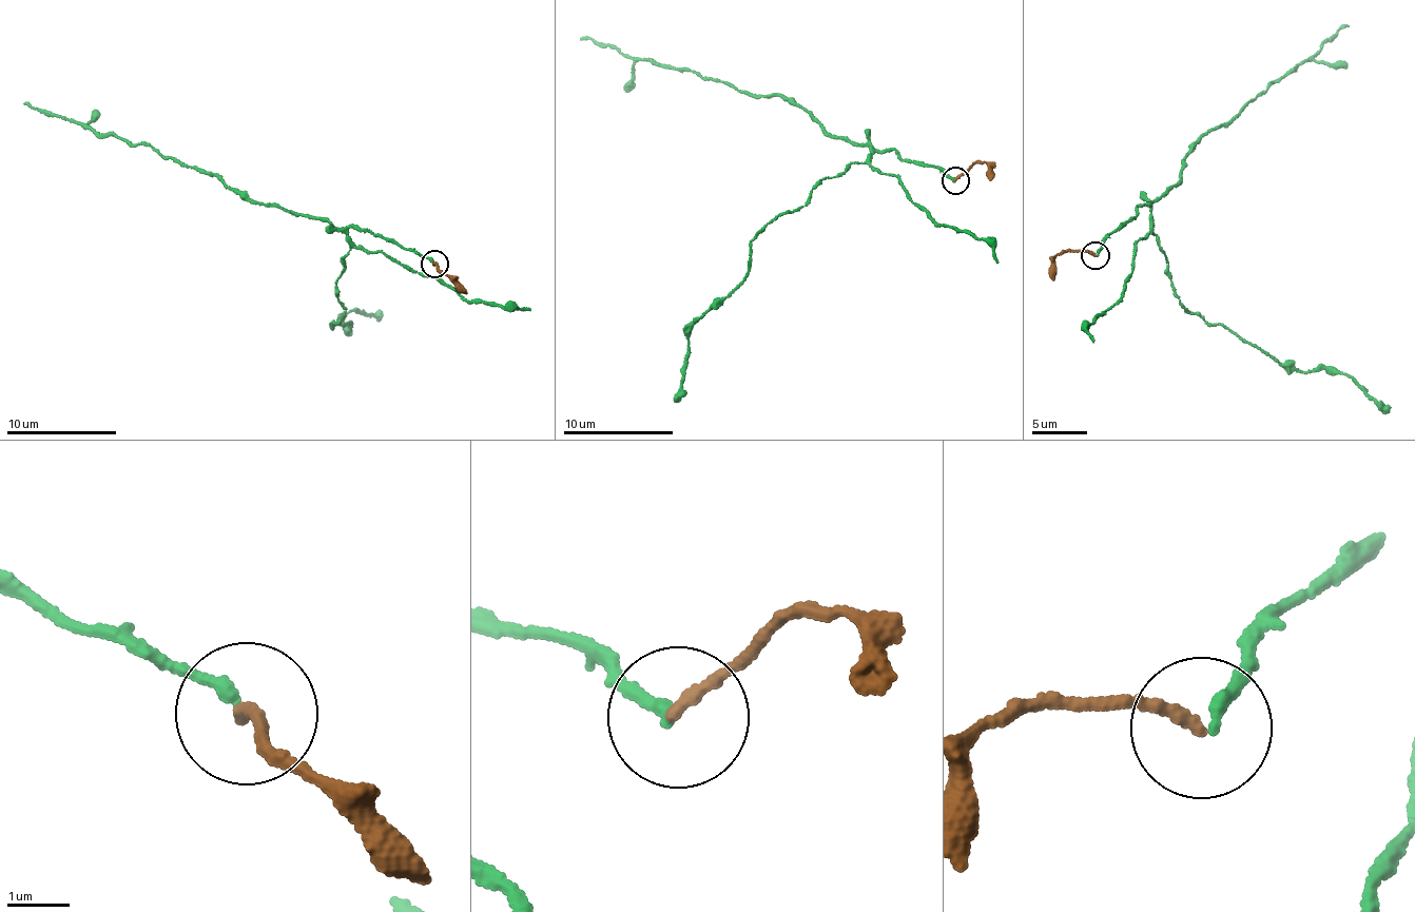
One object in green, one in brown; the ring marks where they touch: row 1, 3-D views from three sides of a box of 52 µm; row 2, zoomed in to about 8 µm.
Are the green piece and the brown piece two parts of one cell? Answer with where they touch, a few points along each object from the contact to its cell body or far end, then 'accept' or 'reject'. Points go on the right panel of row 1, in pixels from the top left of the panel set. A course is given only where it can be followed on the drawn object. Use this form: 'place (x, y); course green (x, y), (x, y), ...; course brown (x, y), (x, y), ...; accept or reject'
place (1096, 255); course green (1097, 254), (1105, 238), (1136, 217), (1137, 208), (1182, 181), (1184, 156), (1199, 139), (1349, 24); course brown (1096, 255), (1082, 250), (1055, 254), (1050, 269), (1052, 280); accept

